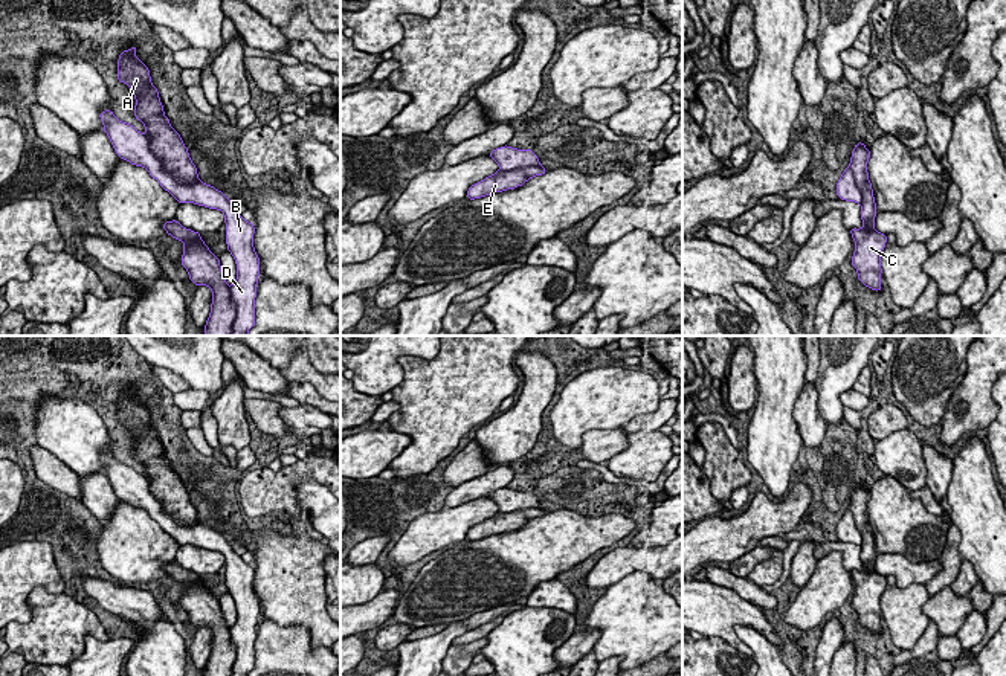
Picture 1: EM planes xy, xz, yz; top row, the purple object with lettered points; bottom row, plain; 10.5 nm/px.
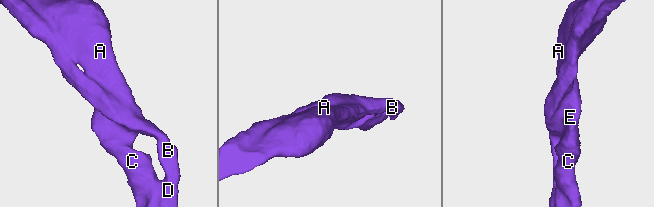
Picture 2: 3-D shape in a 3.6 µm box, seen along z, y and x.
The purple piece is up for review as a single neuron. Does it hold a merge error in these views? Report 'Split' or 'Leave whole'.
Leave whole

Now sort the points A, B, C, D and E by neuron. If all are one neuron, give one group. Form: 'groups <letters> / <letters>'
groups A B C D E

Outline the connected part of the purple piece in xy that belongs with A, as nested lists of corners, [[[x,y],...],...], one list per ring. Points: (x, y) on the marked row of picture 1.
[[[136,46],[118,60],[118,79],[127,84],[136,99],[134,116],[145,125],[145,134],[119,121],[111,110],[99,113],[116,154],[131,165],[145,168],[180,204],[194,203],[218,209],[226,220],[226,244],[237,264],[237,279],[229,287],[220,259],[209,250],[198,232],[177,220],[163,223],[173,238],[182,241],[182,266],[191,282],[212,290],[211,314],[205,336],[247,336],[255,325],[255,298],[260,258],[253,249],[255,227],[238,214],[218,189],[198,180],[180,134],[163,113],[157,89],[151,84],[147,64],[136,55]]]

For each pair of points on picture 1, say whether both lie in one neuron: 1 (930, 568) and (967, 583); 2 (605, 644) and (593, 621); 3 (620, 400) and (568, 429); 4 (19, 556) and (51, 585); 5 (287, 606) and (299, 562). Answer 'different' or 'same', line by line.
1: different
2: same
3: same
4: same
5: same

